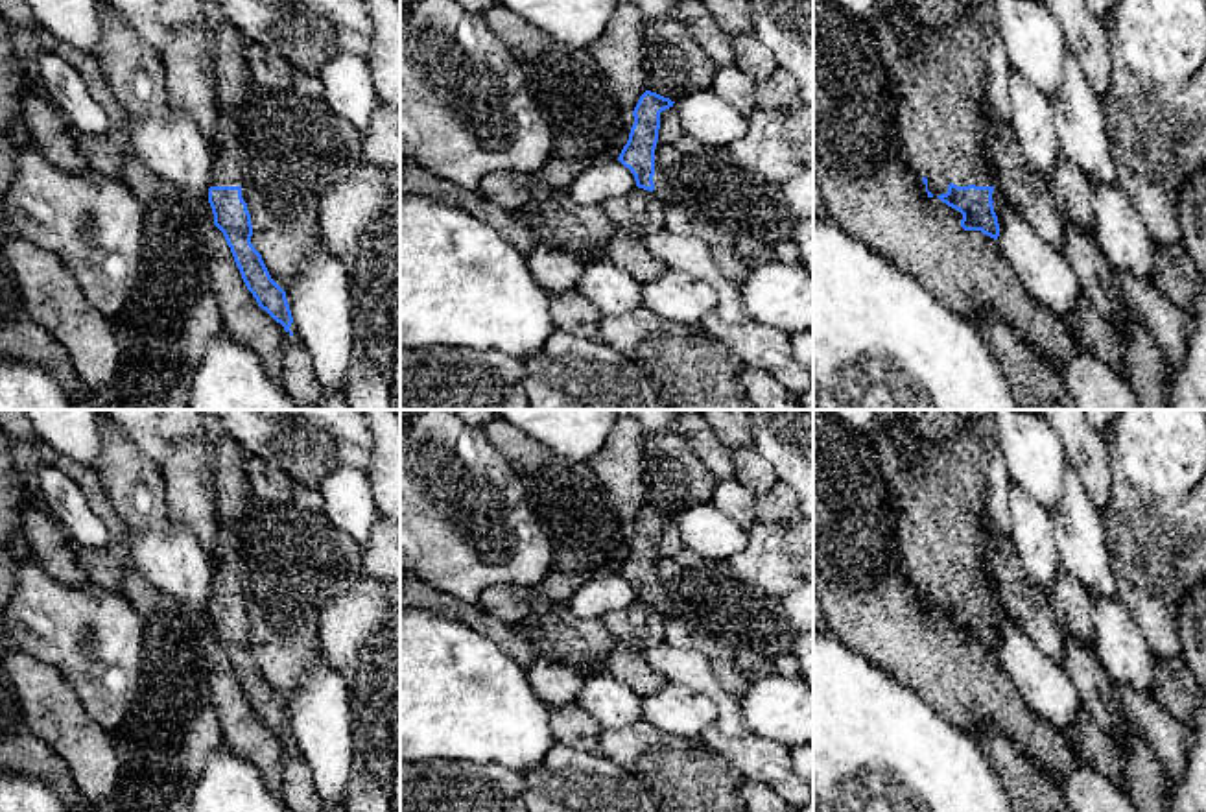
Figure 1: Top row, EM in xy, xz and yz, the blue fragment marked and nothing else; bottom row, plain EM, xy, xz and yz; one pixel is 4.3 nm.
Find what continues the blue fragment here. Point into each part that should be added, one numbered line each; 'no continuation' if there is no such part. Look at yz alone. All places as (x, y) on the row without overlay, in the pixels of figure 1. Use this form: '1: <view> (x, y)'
1: yz (941, 493)

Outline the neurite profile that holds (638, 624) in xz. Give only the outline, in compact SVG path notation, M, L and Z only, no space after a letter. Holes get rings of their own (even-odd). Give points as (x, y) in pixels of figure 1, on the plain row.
M638 600L607 613L603 624L616 642L638 651L666 640L664 615Z

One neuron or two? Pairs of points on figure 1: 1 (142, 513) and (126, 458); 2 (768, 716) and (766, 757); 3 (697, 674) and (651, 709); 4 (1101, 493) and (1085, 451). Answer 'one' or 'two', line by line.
1: one
2: two
3: two
4: one

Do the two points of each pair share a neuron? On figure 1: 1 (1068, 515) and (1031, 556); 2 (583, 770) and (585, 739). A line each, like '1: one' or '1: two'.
1: two
2: two

